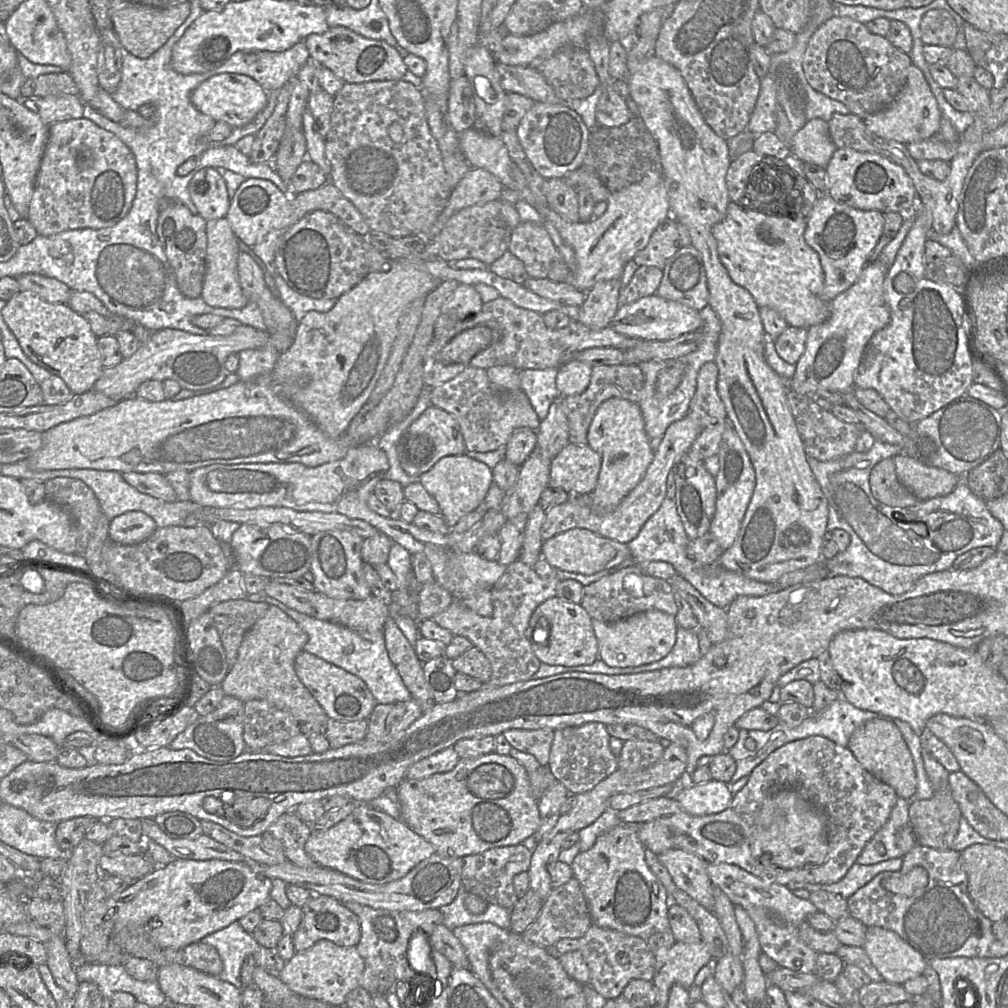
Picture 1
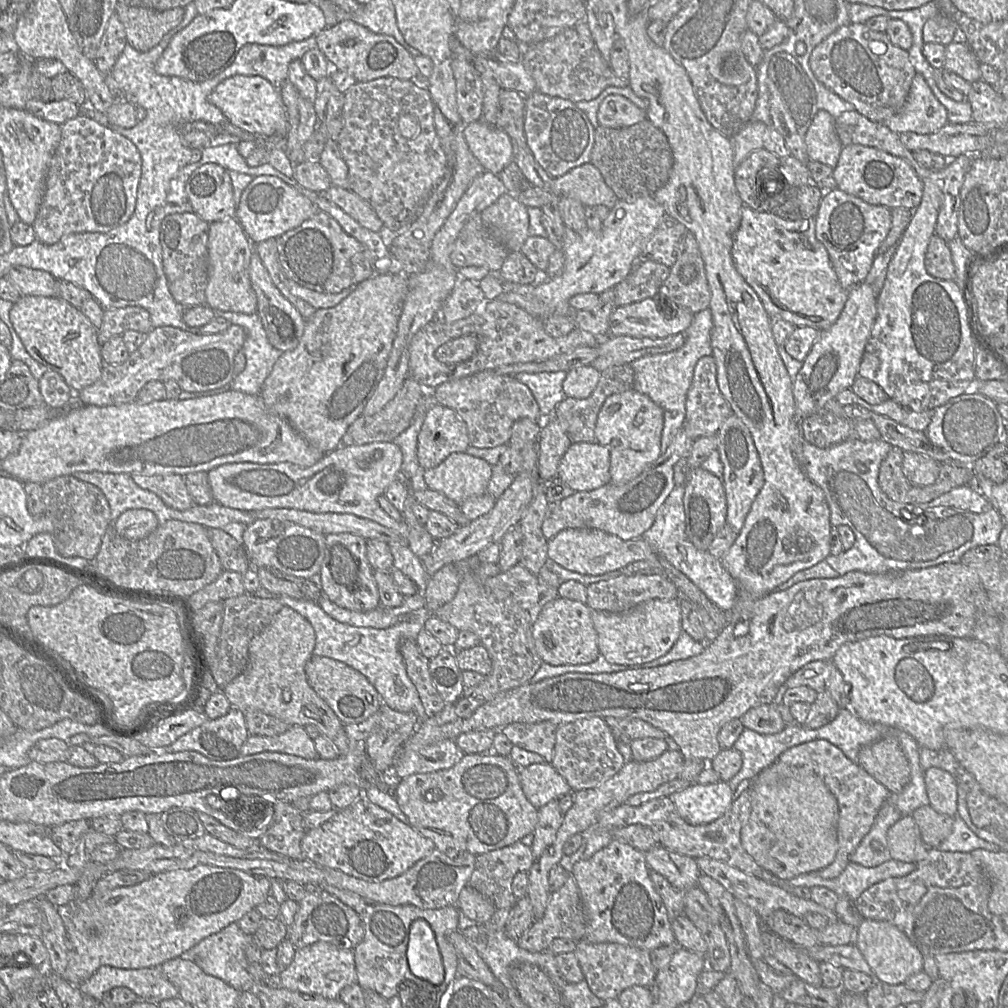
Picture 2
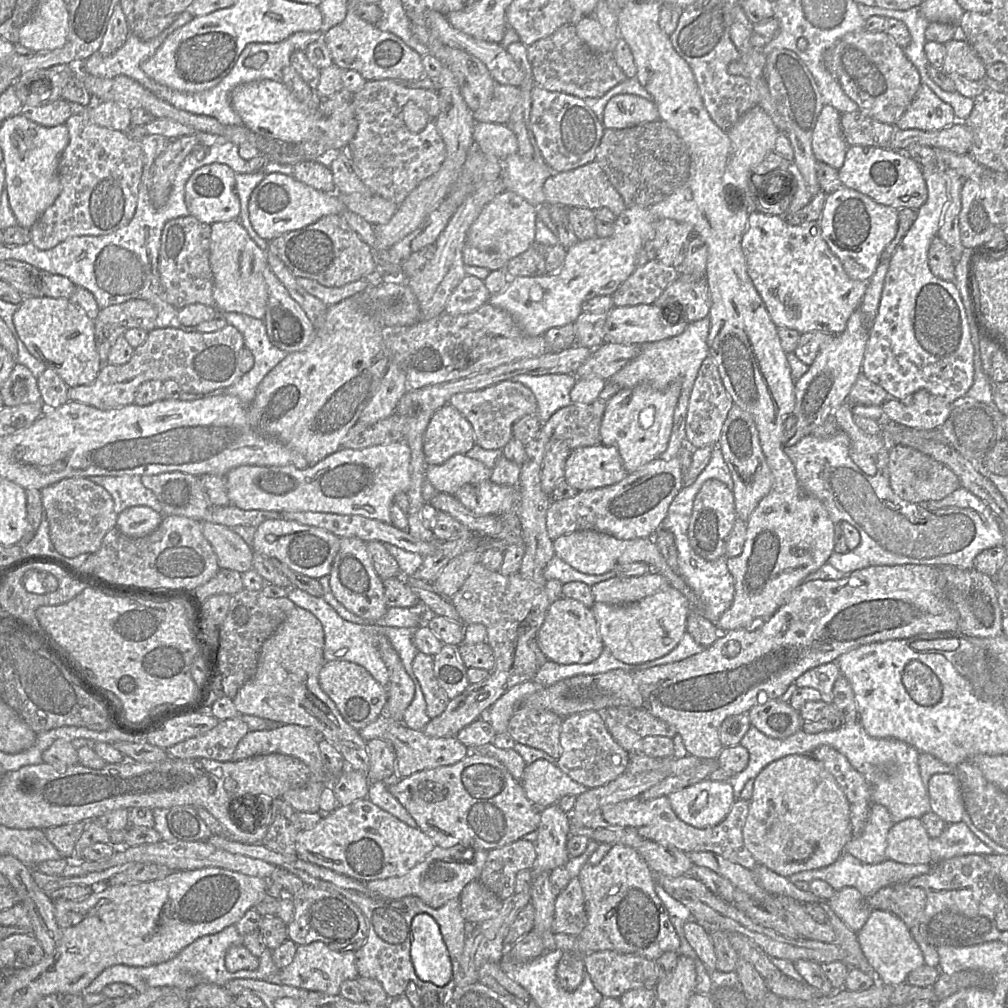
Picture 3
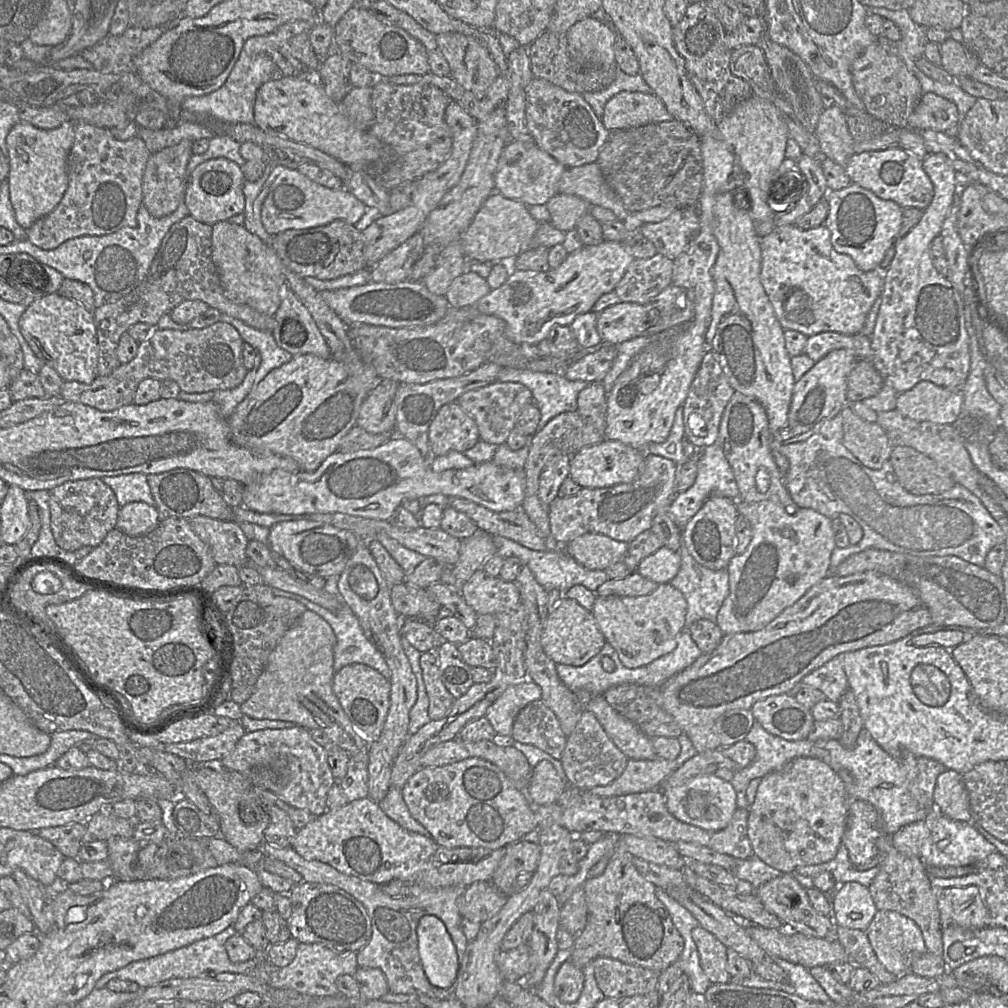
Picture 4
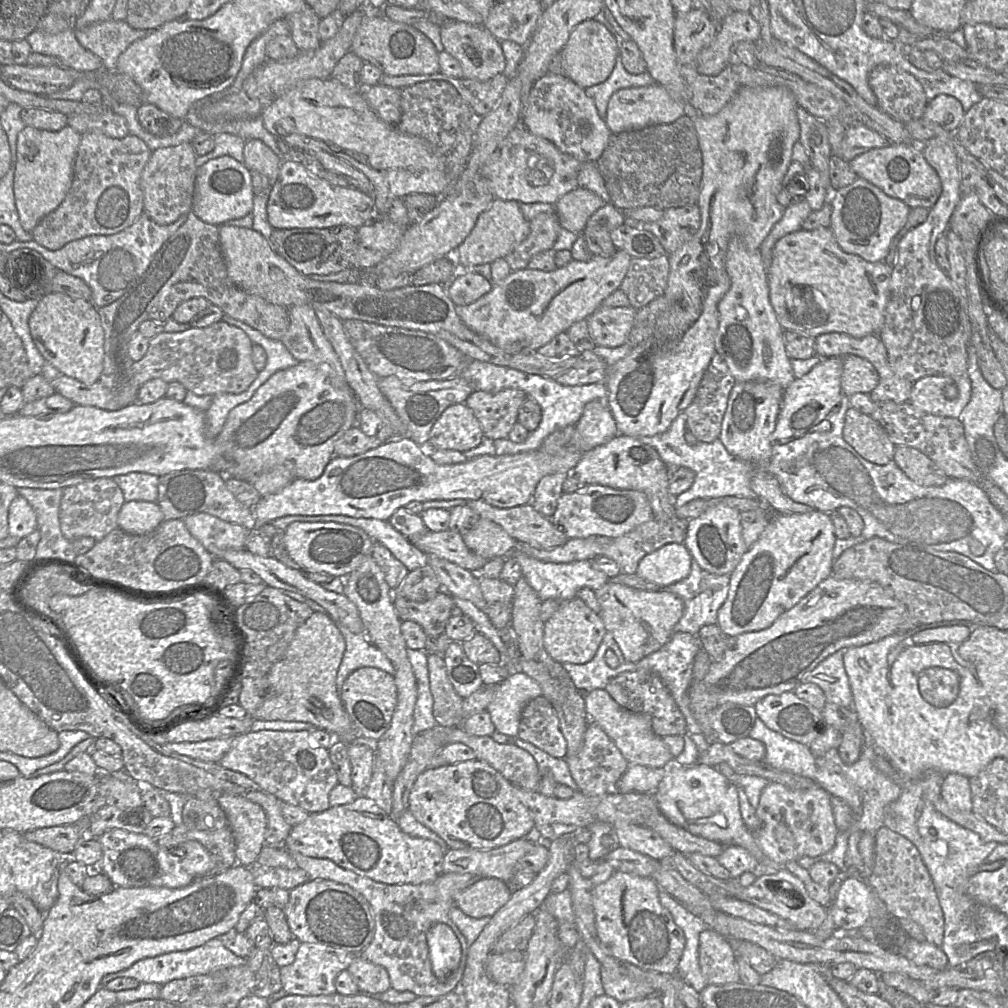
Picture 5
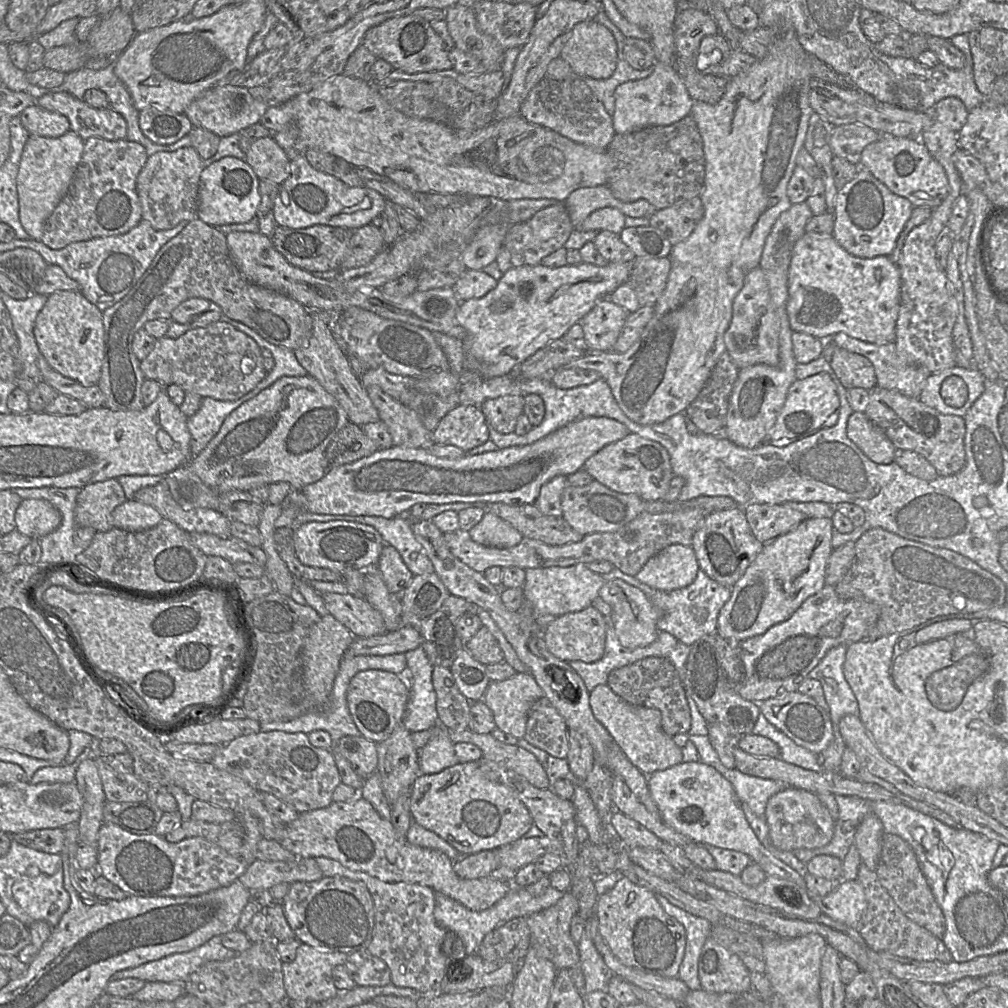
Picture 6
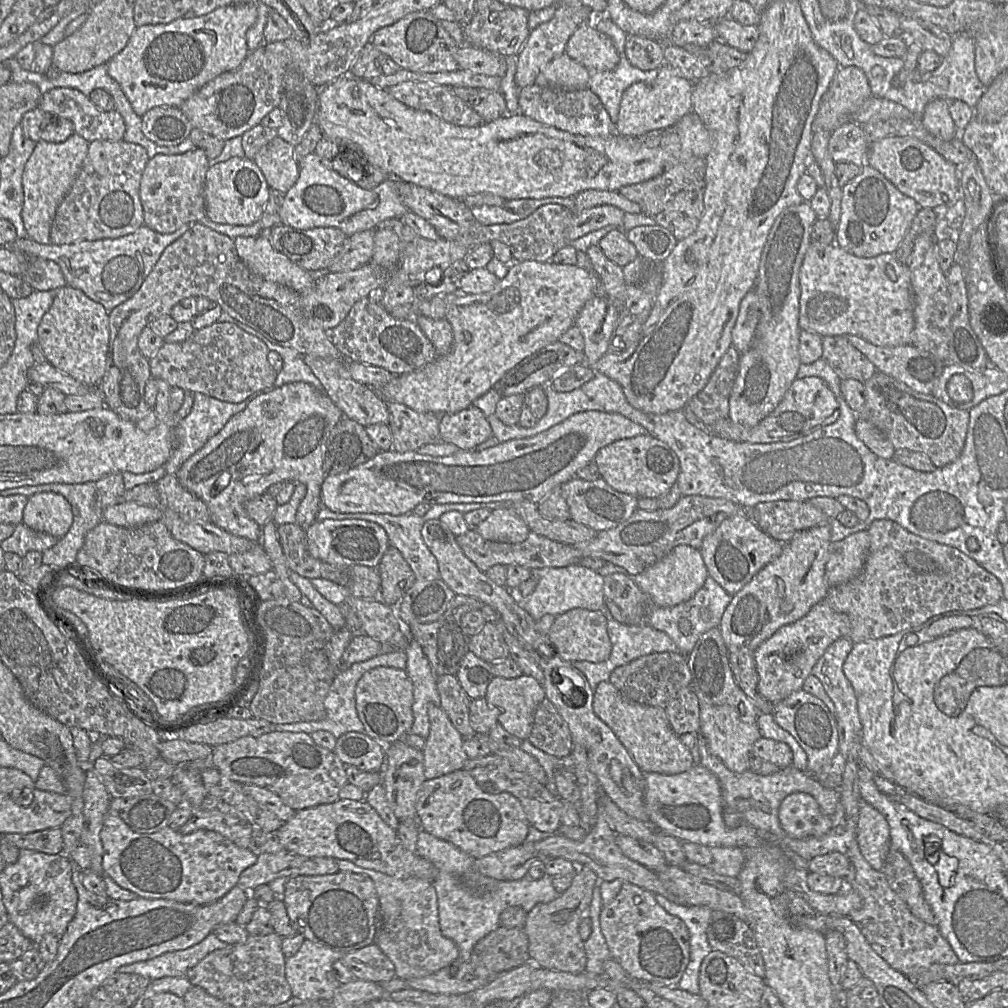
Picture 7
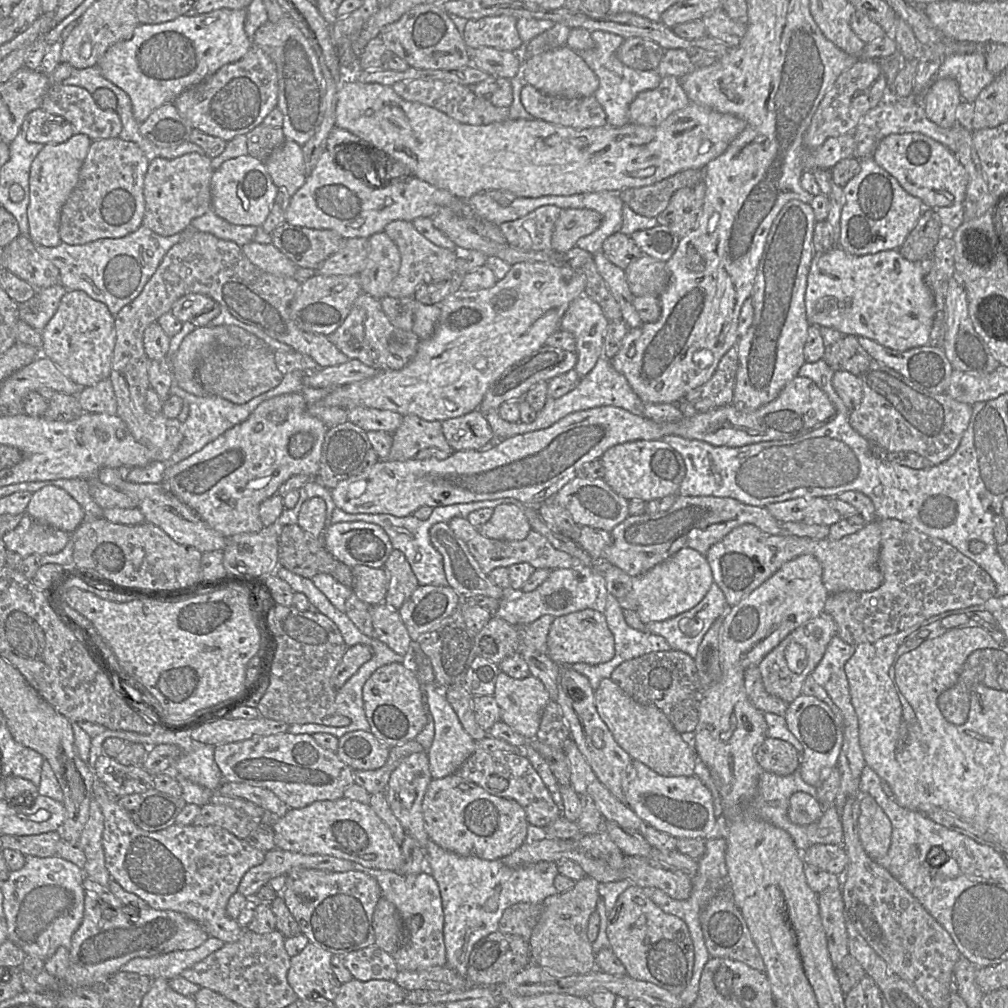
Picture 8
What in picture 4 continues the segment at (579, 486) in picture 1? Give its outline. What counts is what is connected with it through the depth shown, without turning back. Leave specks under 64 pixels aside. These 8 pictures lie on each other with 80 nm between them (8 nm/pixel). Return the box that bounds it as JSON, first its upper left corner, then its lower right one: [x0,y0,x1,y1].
[569,439,646,488]

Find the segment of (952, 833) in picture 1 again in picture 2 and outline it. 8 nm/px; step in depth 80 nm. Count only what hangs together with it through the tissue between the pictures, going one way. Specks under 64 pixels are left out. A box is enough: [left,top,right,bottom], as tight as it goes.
[912,805,955,848]

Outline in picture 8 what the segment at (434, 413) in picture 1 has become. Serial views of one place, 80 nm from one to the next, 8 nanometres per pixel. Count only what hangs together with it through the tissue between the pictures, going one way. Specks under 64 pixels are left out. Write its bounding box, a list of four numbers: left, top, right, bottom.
[442,408,494,451]

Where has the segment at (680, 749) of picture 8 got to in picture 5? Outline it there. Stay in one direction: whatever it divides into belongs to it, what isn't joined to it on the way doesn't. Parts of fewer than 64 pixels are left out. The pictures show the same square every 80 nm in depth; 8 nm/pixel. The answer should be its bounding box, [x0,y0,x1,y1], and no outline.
[584,689,674,768]

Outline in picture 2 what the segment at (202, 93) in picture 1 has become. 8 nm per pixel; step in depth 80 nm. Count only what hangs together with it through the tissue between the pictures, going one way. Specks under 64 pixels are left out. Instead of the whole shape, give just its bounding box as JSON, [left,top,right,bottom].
[209,75,288,137]

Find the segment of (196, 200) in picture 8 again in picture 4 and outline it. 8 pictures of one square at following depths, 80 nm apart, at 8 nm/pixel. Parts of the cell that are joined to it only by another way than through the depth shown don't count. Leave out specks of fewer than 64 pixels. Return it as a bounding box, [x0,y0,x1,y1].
[143,140,193,218]

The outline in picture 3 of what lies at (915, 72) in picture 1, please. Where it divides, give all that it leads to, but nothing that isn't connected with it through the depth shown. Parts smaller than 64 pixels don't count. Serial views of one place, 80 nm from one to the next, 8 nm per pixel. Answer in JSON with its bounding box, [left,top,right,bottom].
[895,83,955,131]

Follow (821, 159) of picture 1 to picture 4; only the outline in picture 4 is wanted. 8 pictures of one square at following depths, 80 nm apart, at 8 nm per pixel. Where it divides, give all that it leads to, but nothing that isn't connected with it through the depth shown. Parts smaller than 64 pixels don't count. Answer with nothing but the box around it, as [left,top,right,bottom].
[815,104,854,166]

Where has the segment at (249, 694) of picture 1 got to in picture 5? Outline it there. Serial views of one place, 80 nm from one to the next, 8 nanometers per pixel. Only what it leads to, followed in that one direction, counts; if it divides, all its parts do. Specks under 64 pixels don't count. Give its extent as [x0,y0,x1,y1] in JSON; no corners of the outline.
[253,612,364,743]

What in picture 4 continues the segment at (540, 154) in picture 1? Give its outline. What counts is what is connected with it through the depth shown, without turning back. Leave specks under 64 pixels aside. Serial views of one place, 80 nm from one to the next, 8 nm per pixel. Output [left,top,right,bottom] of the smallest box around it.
[526,77,610,168]

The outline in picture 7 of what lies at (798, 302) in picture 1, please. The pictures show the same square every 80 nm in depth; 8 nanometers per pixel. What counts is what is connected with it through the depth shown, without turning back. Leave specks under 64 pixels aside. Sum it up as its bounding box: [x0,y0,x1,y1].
[799,243,914,346]

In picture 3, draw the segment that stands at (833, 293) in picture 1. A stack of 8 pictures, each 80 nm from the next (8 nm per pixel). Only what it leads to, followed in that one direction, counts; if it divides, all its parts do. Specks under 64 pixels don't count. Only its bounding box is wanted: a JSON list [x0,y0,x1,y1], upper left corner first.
[819,186,898,282]

